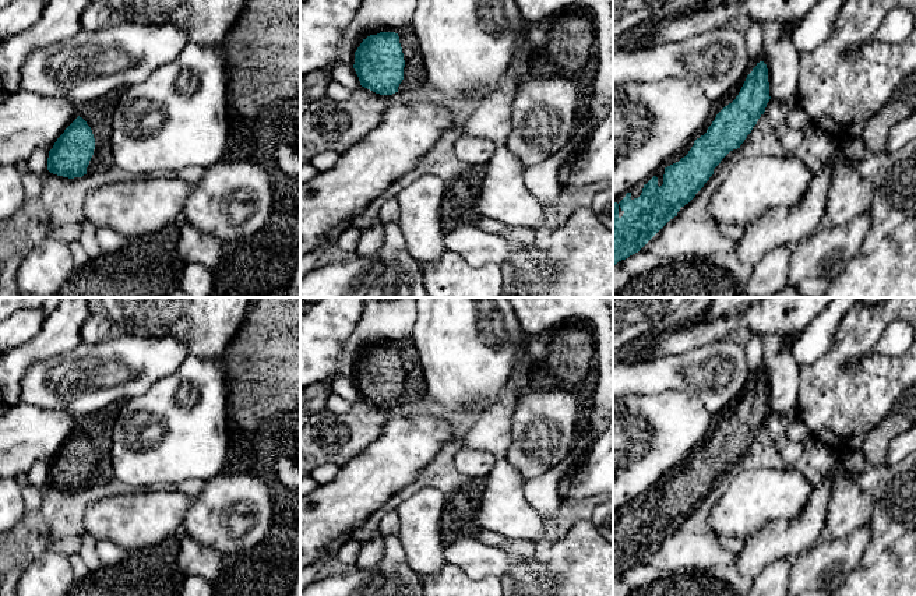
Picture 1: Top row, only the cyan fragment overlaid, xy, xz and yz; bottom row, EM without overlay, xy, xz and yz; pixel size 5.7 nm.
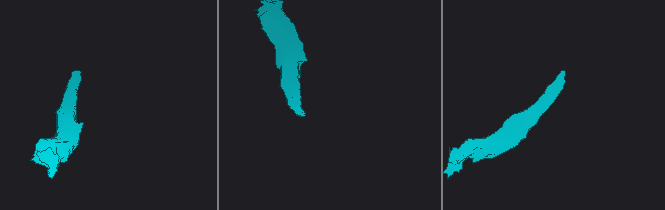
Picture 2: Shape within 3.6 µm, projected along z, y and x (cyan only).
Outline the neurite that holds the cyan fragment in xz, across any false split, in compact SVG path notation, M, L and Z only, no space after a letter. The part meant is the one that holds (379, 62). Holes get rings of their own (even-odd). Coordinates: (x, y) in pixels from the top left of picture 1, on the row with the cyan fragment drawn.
M412 25L398 33L370 35L355 52L360 85L380 95L420 87L427 80L424 60Z

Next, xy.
M110 92L84 102L78 117L57 138L49 151L47 170L74 179L114 166L112 158L112 114L120 92Z

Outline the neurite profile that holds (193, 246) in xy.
M183 215L177 219L177 253L184 264L200 264L212 274L221 265L223 243L195 229Z

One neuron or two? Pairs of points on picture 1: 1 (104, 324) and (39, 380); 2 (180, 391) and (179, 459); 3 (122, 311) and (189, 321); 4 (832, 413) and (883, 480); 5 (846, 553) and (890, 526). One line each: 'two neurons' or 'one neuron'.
1: two neurons
2: one neuron
3: one neuron
4: two neurons
5: two neurons

